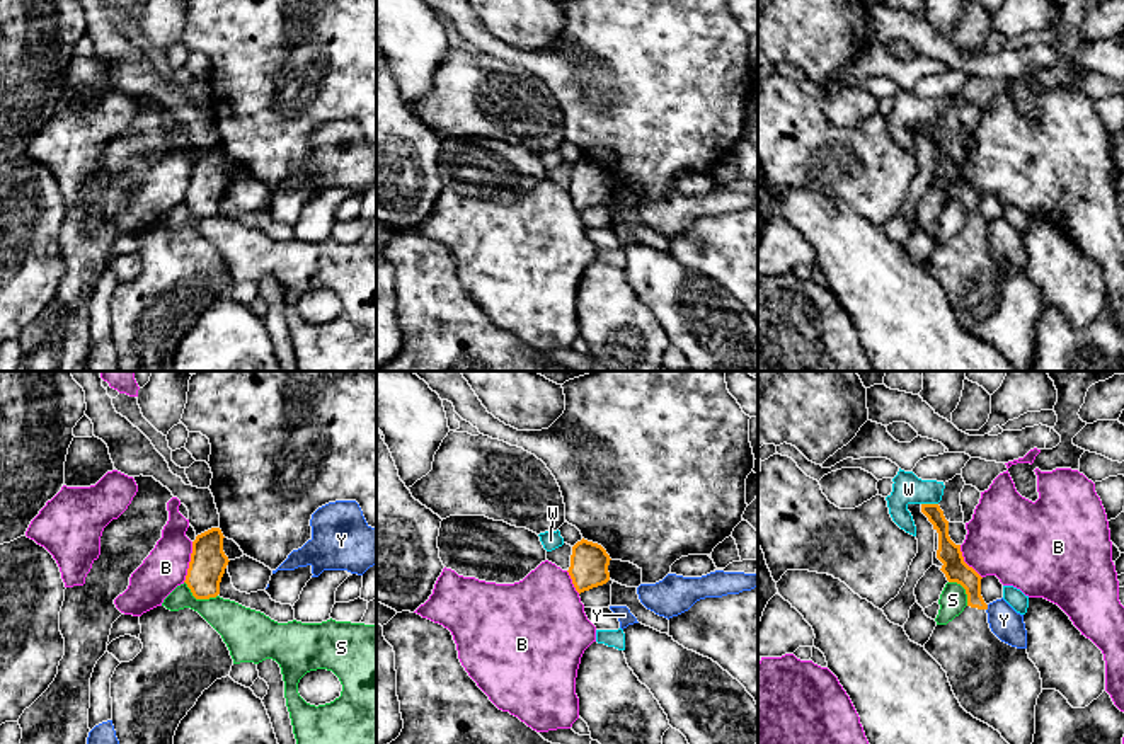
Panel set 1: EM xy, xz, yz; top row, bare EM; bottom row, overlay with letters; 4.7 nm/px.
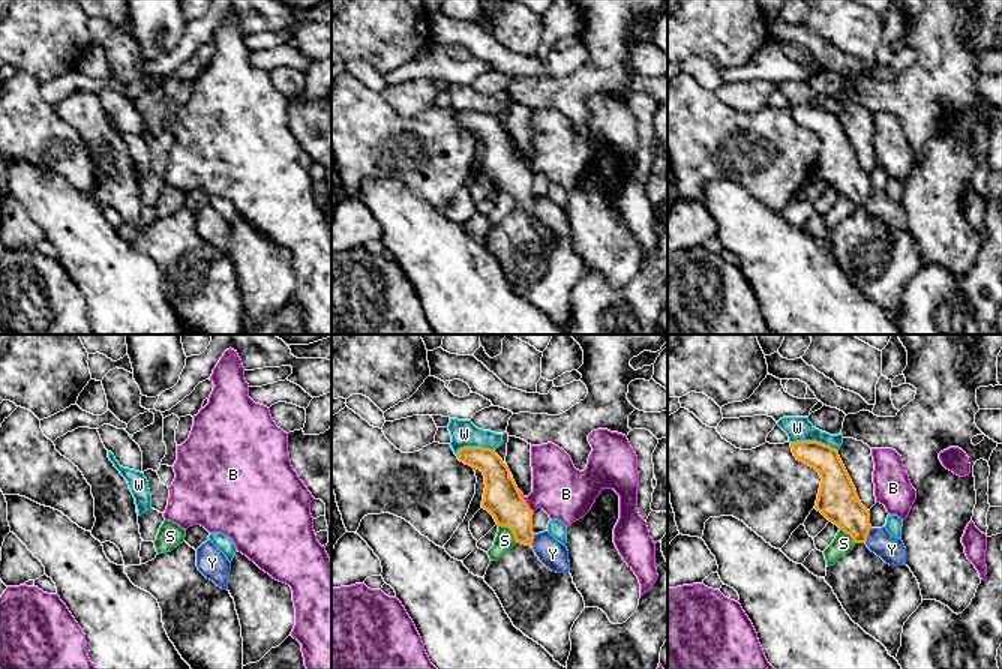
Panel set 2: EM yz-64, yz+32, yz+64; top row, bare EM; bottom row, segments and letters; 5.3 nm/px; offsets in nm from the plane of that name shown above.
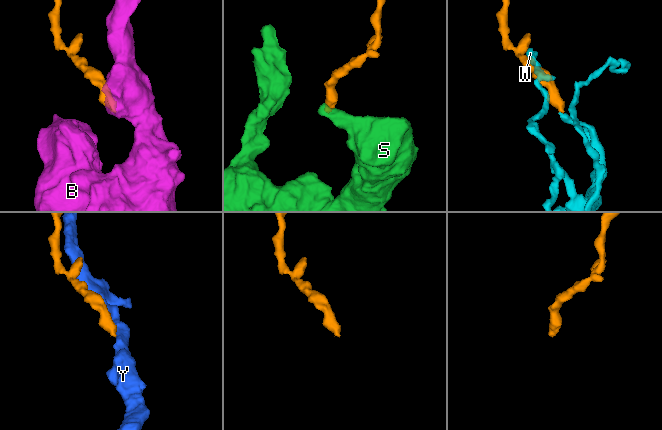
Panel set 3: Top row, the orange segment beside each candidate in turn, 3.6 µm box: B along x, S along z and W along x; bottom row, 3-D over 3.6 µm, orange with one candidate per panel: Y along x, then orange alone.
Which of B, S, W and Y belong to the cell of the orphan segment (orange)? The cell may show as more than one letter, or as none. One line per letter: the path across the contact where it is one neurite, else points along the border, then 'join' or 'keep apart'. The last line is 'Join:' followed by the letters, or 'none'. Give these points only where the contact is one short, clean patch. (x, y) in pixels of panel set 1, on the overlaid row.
B: border along xy (193, 542), (188, 574), (183, 581); keep apart
S: border along xy (184, 581), (196, 598), (217, 596); keep apart
W: keep apart
Y: border along yz (988, 605), (986, 610); keep apart
Join: none

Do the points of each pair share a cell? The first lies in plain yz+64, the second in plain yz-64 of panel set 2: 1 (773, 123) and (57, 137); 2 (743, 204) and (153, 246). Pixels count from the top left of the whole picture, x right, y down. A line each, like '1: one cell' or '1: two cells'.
1: one cell
2: two cells

